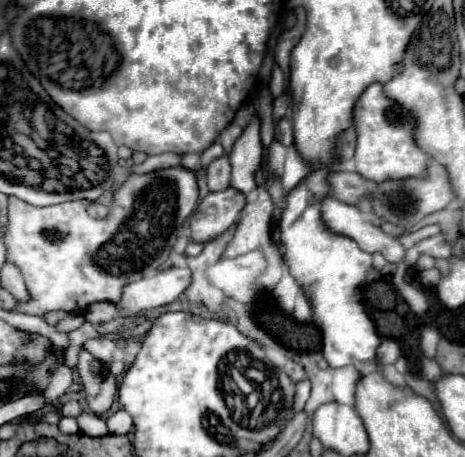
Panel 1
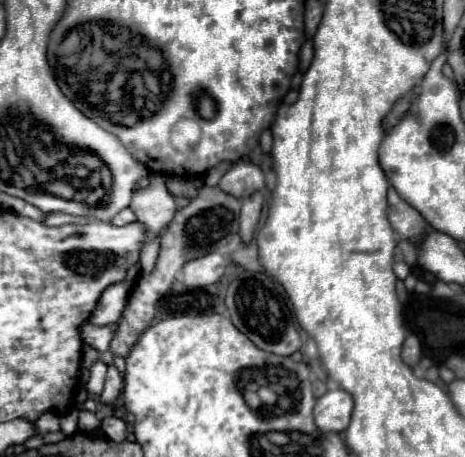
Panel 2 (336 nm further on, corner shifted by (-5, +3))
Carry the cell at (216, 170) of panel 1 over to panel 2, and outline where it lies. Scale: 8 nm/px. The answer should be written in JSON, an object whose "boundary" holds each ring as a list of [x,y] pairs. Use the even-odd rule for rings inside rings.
{"boundary":[[[236,163],[218,183],[222,191],[234,197],[246,197],[264,189],[264,173],[254,163]]]}

